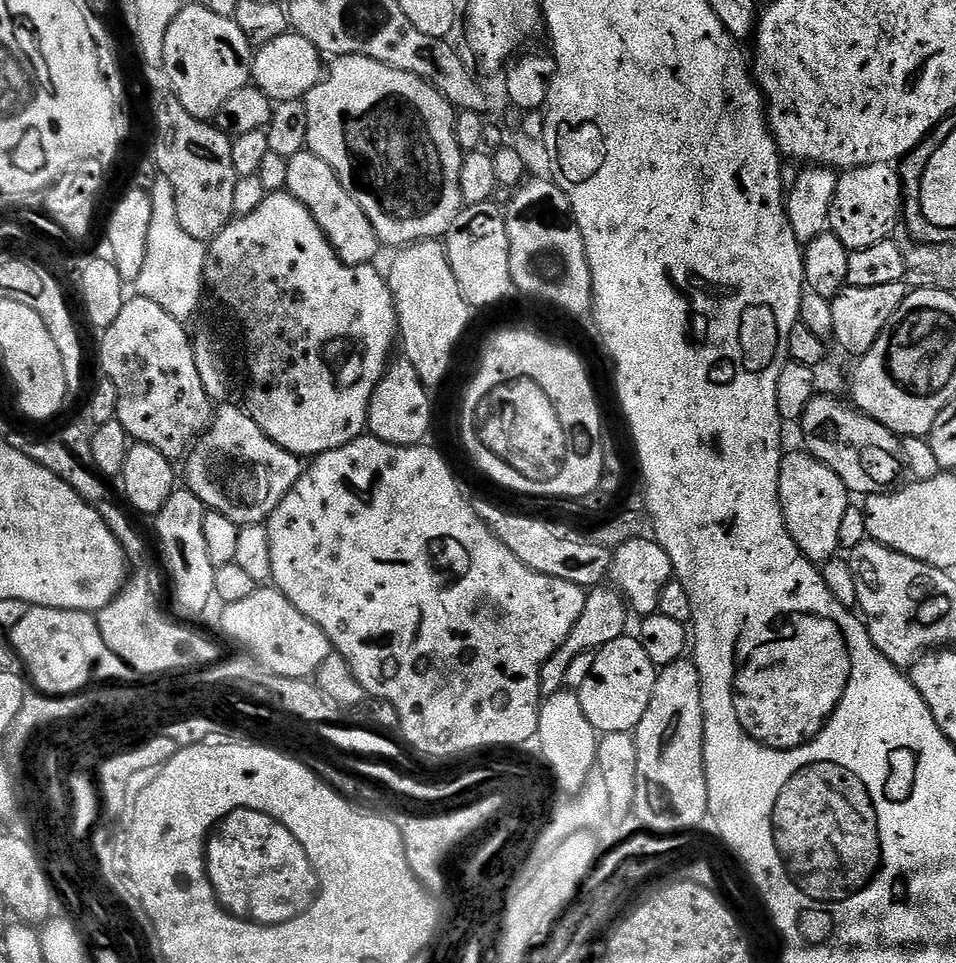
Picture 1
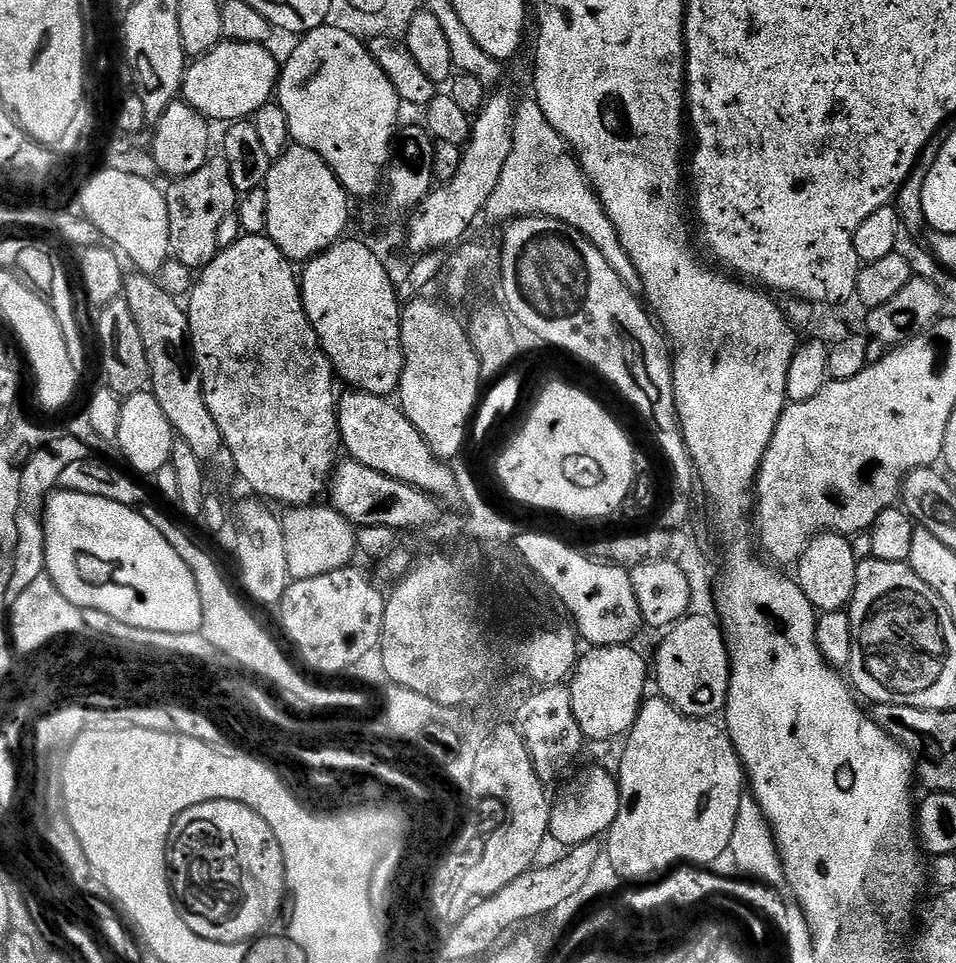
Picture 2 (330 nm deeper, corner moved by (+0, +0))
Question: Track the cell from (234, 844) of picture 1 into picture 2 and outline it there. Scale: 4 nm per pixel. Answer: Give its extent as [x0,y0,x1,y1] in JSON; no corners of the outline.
[164,796,296,946]

